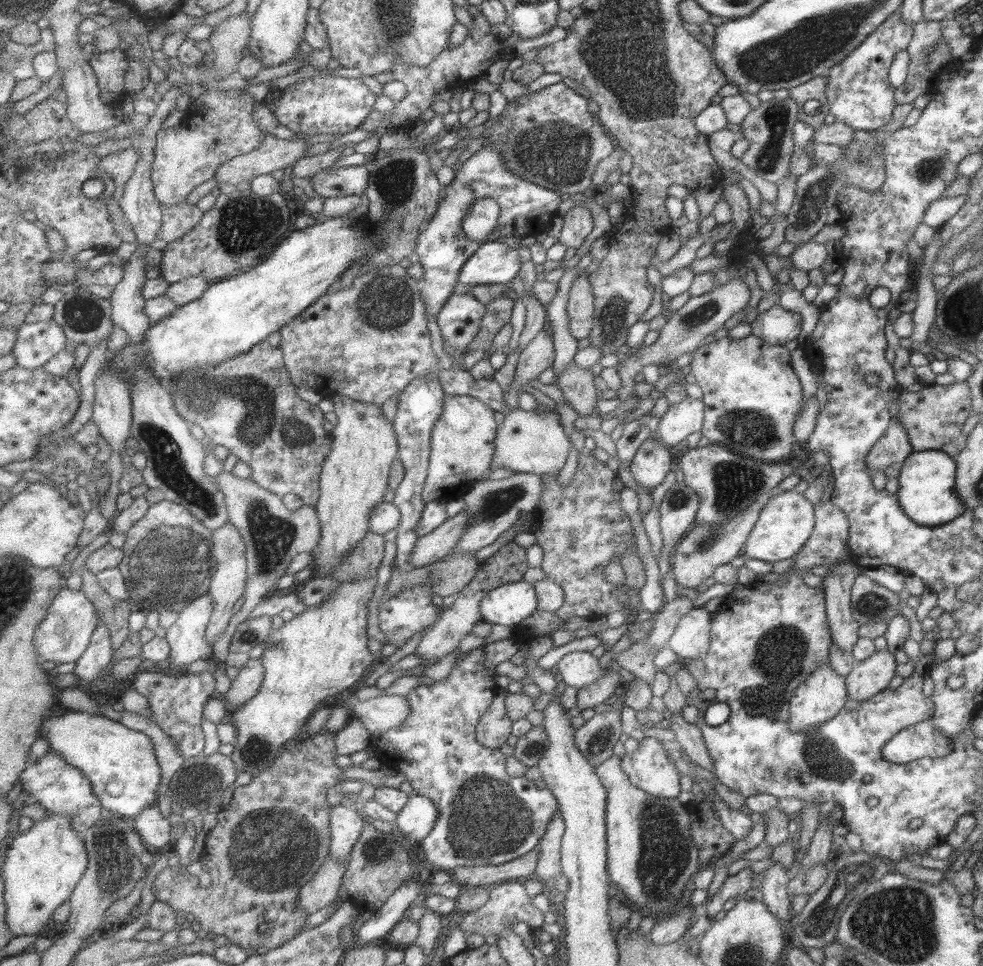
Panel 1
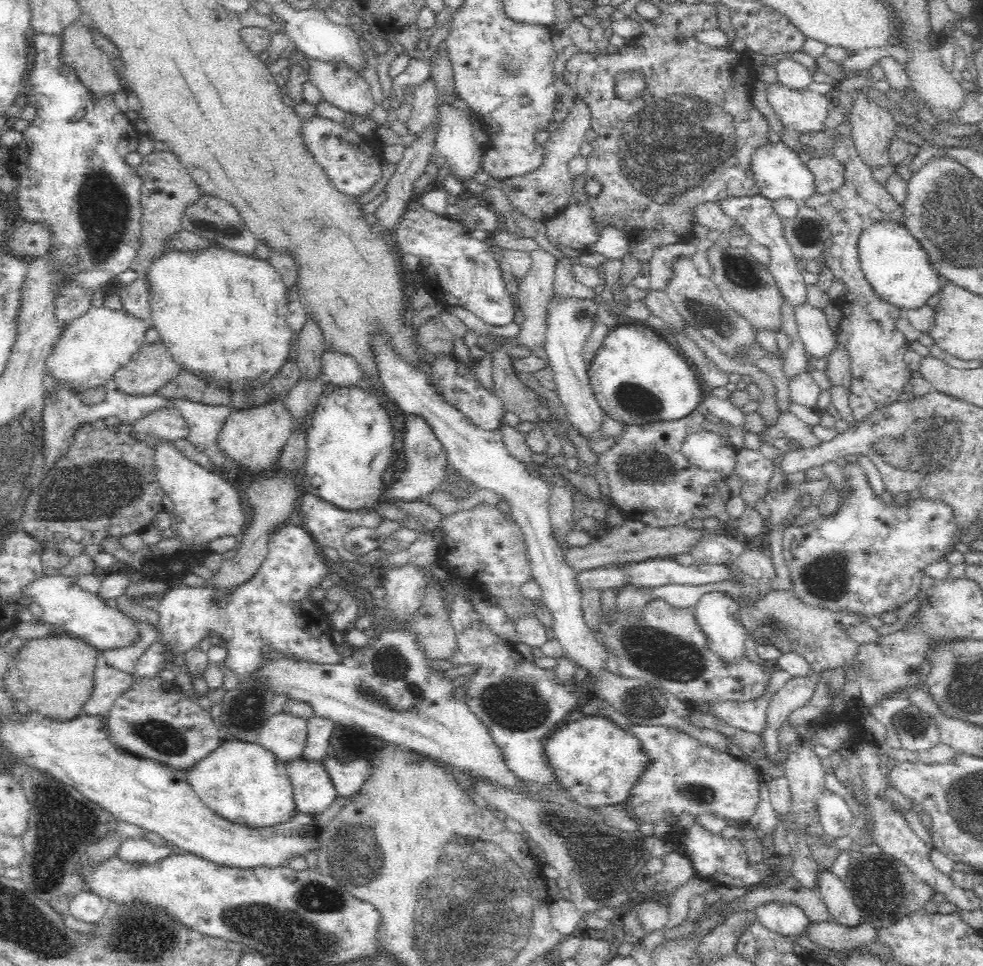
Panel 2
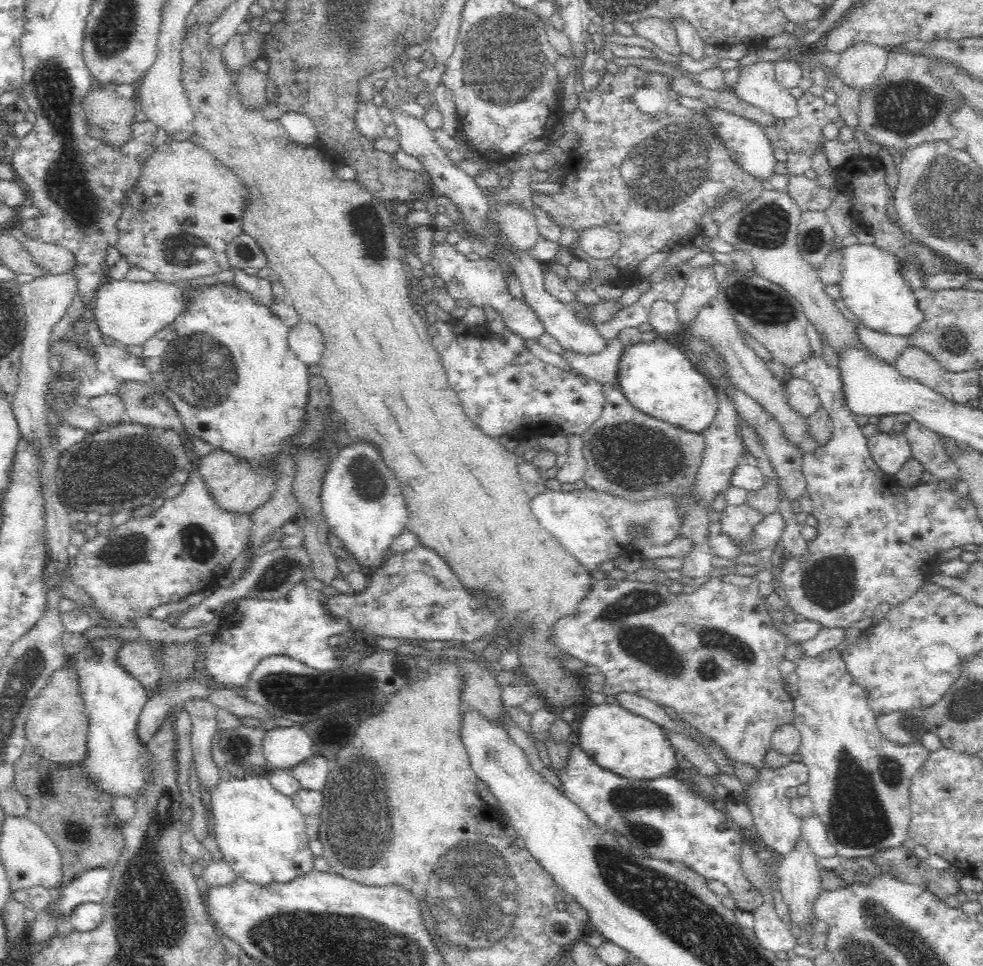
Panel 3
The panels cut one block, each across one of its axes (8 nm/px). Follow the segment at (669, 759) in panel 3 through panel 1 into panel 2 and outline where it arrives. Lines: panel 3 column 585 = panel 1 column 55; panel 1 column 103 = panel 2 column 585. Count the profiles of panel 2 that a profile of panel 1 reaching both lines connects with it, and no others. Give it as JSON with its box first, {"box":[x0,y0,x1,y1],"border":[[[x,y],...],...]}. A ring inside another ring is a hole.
{"box":[546,714,652,807],"border":[[[602,714],[584,716],[561,725],[549,737],[546,755],[550,765],[563,788],[584,807],[627,802],[630,793],[642,781],[643,774],[652,766],[646,749],[642,749],[642,741]]]}

